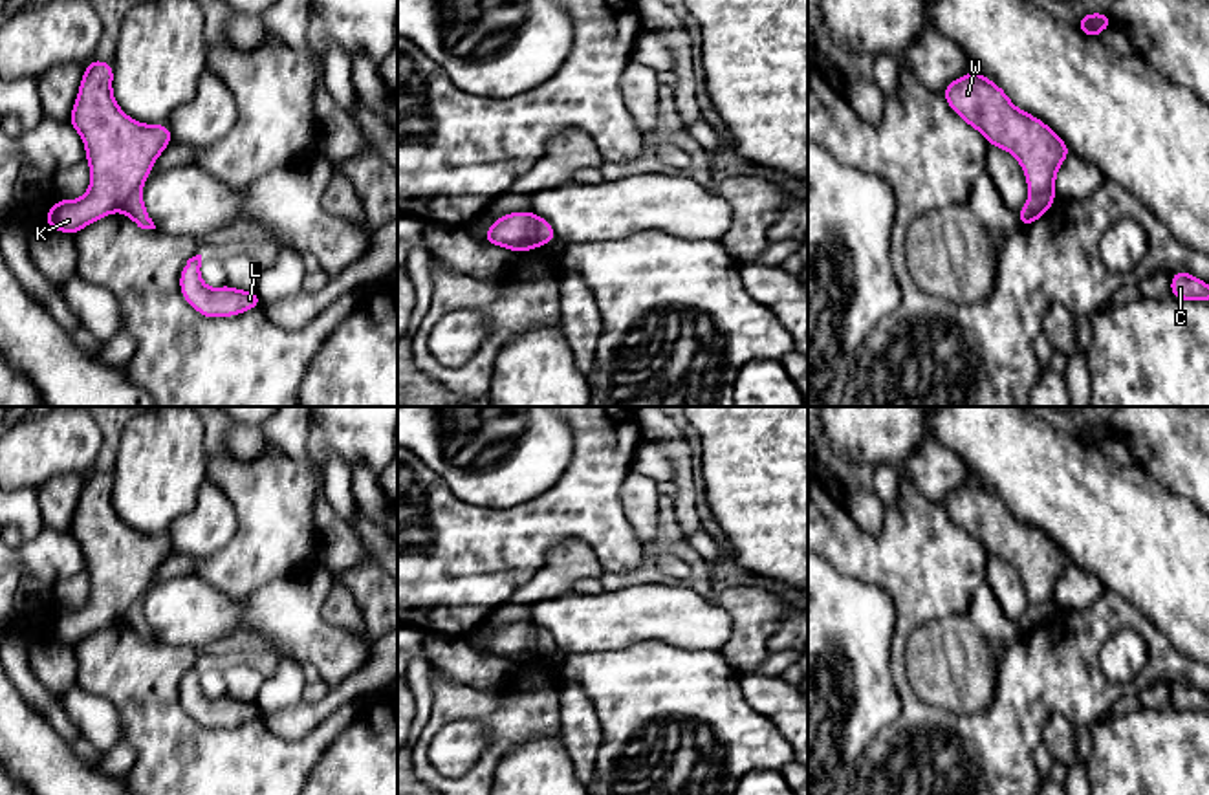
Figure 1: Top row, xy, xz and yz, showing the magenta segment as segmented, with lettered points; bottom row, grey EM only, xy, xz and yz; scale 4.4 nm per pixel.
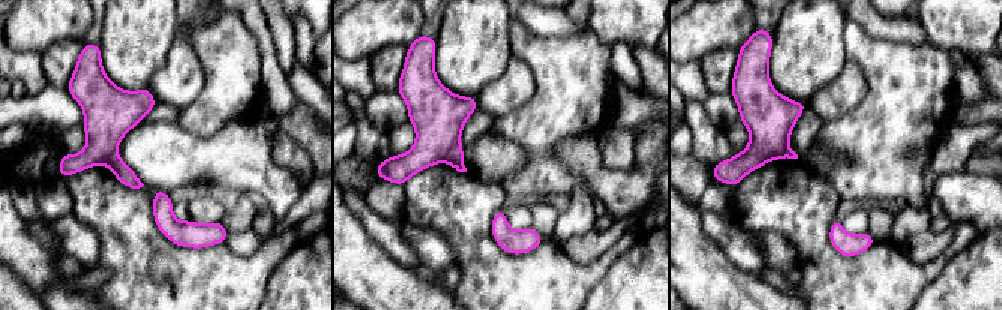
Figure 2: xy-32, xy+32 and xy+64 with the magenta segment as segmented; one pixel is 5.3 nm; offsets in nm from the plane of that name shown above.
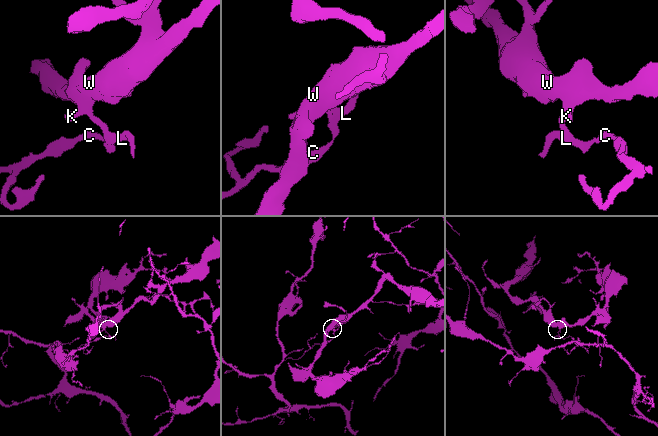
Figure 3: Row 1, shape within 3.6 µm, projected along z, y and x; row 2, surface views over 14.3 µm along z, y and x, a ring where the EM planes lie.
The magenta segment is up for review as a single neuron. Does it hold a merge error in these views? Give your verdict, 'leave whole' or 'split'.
split

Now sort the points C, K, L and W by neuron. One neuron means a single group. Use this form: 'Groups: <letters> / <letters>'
Groups: C L / K W

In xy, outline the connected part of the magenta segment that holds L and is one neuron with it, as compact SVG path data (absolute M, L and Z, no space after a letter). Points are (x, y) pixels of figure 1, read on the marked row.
M202 255L187 260L180 273L180 291L202 317L233 317L253 308L262 308L256 289L240 291L225 284L211 289L200 277Z

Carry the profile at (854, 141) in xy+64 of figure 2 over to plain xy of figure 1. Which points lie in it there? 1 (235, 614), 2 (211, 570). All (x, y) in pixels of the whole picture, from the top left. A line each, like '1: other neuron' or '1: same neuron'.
1: other neuron
2: same neuron

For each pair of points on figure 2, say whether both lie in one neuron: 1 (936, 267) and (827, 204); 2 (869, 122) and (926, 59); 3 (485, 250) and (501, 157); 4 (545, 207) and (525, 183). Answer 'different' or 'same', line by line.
1: same
2: same
3: different
4: different

